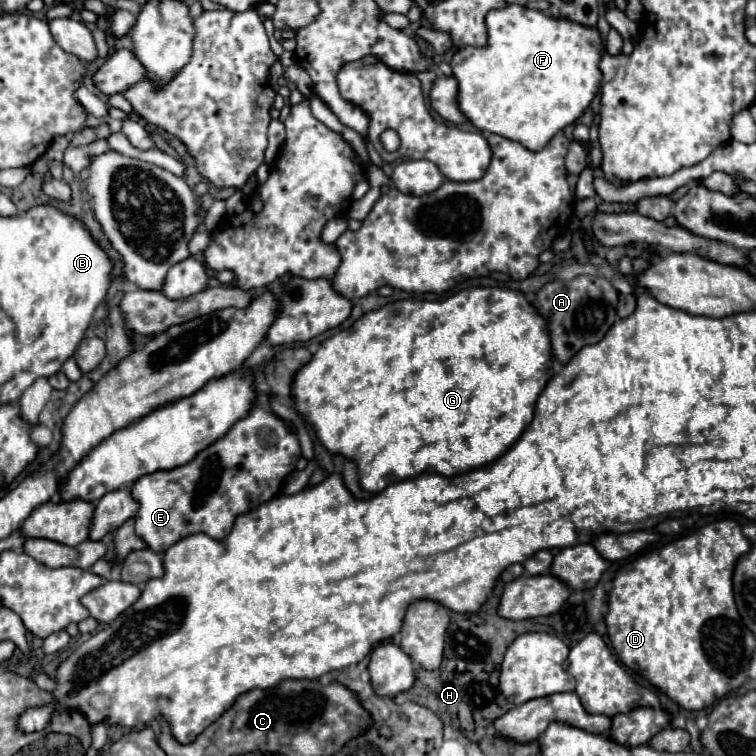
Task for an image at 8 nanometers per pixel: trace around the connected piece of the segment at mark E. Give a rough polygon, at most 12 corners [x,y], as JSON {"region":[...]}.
{"region":[[253,407],[189,463],[145,475],[135,533],[155,553],[223,541],[301,457]]}

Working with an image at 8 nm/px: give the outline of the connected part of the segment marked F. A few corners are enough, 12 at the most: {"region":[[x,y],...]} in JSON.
{"region":[[521,5],[451,59],[457,105],[541,151],[601,81],[597,29]]}

